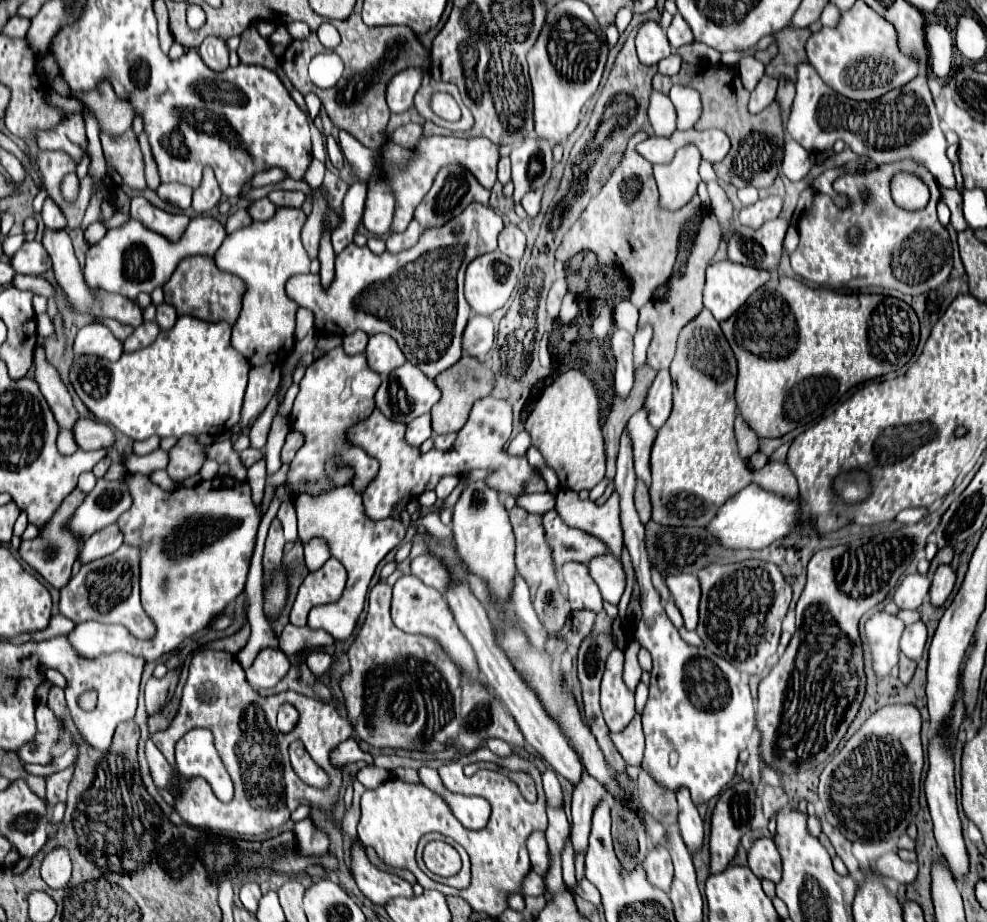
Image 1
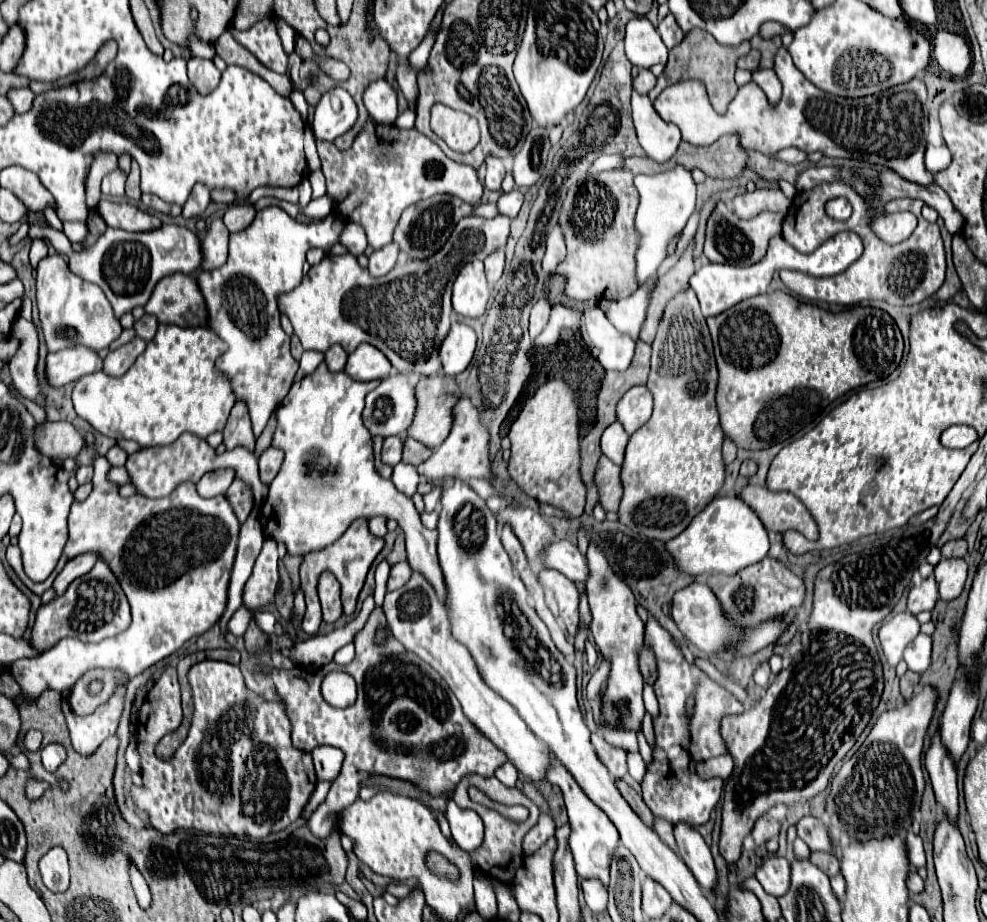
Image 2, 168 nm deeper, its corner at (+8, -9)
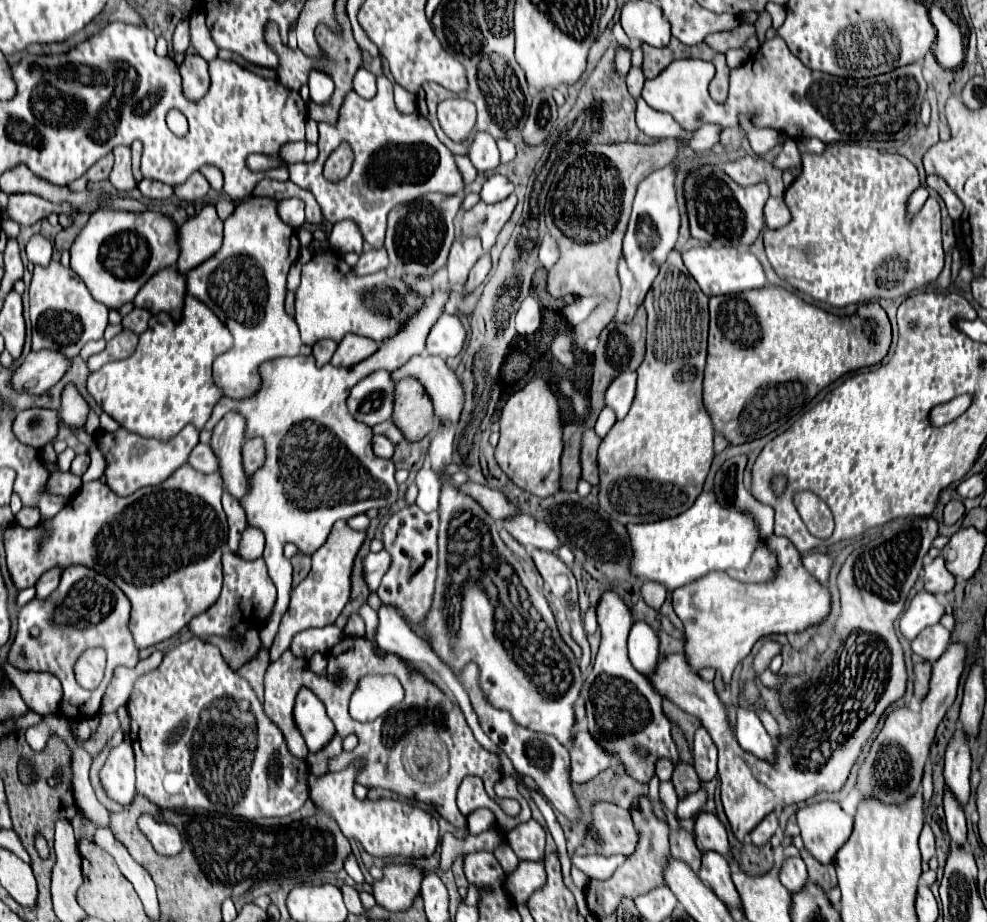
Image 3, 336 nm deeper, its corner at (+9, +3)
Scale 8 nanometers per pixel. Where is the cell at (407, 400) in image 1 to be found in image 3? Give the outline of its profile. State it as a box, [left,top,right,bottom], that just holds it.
[348,370,392,426]

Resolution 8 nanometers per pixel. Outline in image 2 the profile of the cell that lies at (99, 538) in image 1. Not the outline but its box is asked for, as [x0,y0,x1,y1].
[53,552,99,596]

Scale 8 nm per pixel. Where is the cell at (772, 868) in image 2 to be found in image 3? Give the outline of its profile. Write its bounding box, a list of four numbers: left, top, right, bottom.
[780,858,808,894]

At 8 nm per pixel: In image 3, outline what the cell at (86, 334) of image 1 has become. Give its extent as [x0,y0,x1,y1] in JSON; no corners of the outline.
[12,350,70,394]

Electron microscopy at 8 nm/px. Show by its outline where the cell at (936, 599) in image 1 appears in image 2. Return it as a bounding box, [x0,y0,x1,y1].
[935,558,967,600]

